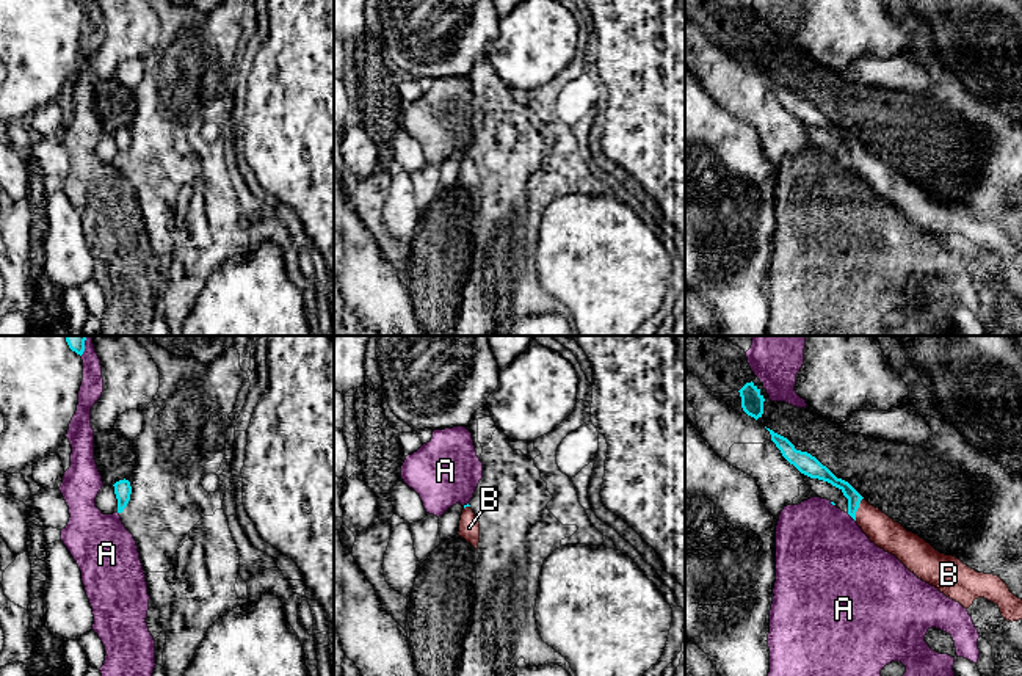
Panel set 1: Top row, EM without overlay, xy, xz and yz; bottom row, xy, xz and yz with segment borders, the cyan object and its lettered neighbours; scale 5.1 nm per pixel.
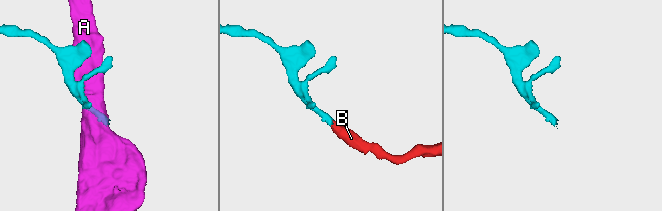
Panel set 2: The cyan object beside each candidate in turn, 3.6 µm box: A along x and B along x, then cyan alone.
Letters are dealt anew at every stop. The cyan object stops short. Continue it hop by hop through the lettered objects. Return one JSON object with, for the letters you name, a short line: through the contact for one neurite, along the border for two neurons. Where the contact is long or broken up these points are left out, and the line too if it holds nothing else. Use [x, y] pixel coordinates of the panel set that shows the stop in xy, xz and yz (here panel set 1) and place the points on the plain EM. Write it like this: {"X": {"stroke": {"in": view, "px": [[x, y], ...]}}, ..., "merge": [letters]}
{"B": {"stroke": {"in": "yz", "px": [[823, 121], [840, 132], [858, 156], [884, 181]]}}, "merge": ["B"]}

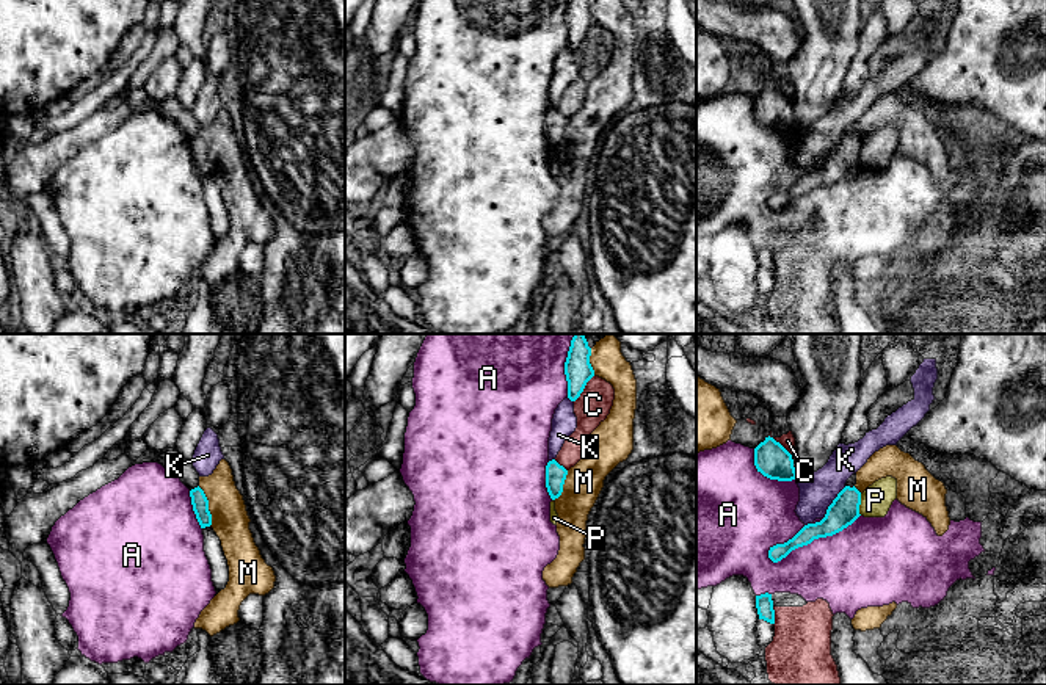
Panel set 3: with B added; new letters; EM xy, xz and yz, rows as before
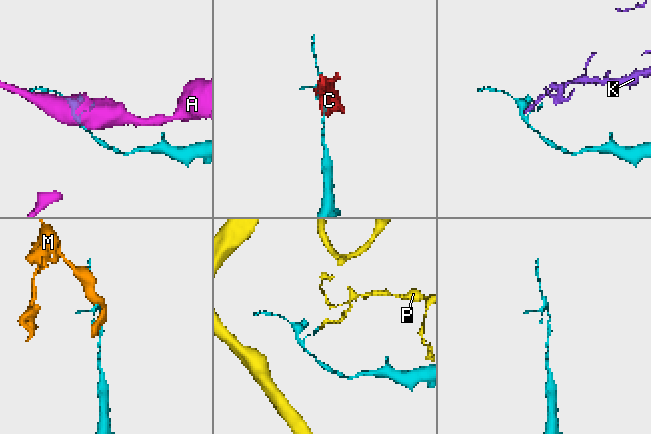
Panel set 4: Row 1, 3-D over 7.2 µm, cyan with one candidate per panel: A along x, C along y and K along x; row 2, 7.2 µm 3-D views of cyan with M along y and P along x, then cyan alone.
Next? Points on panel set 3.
{"merge": []}

